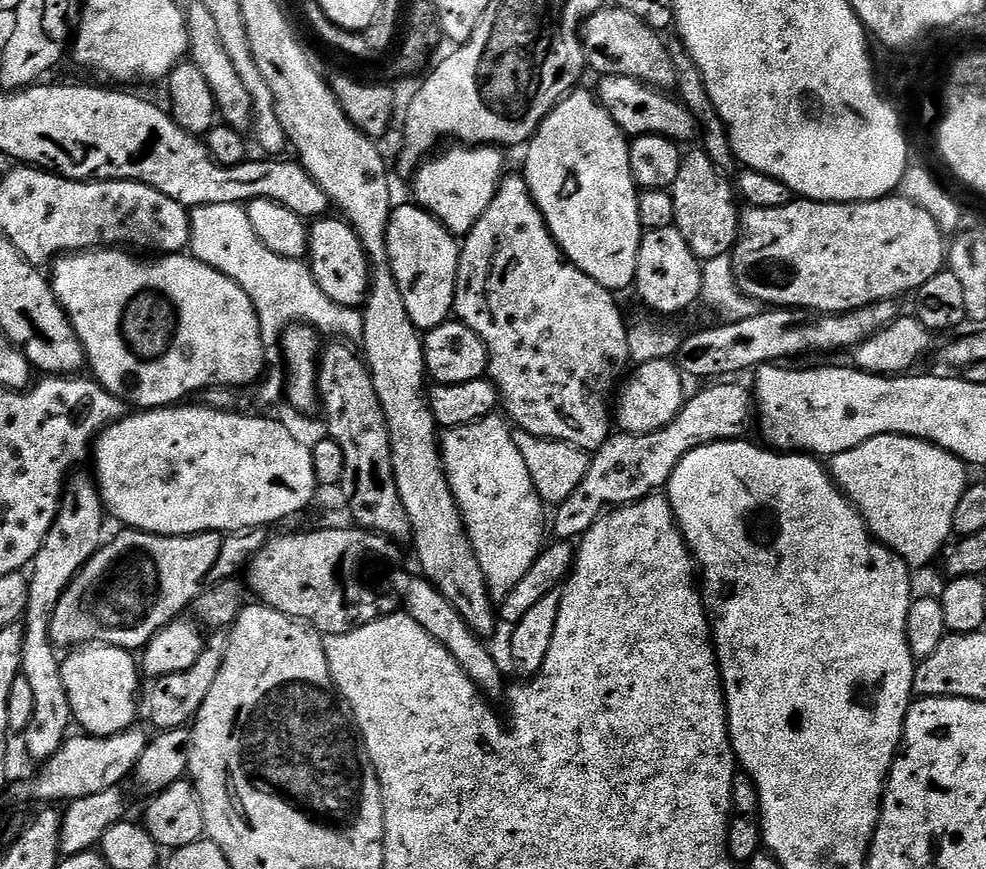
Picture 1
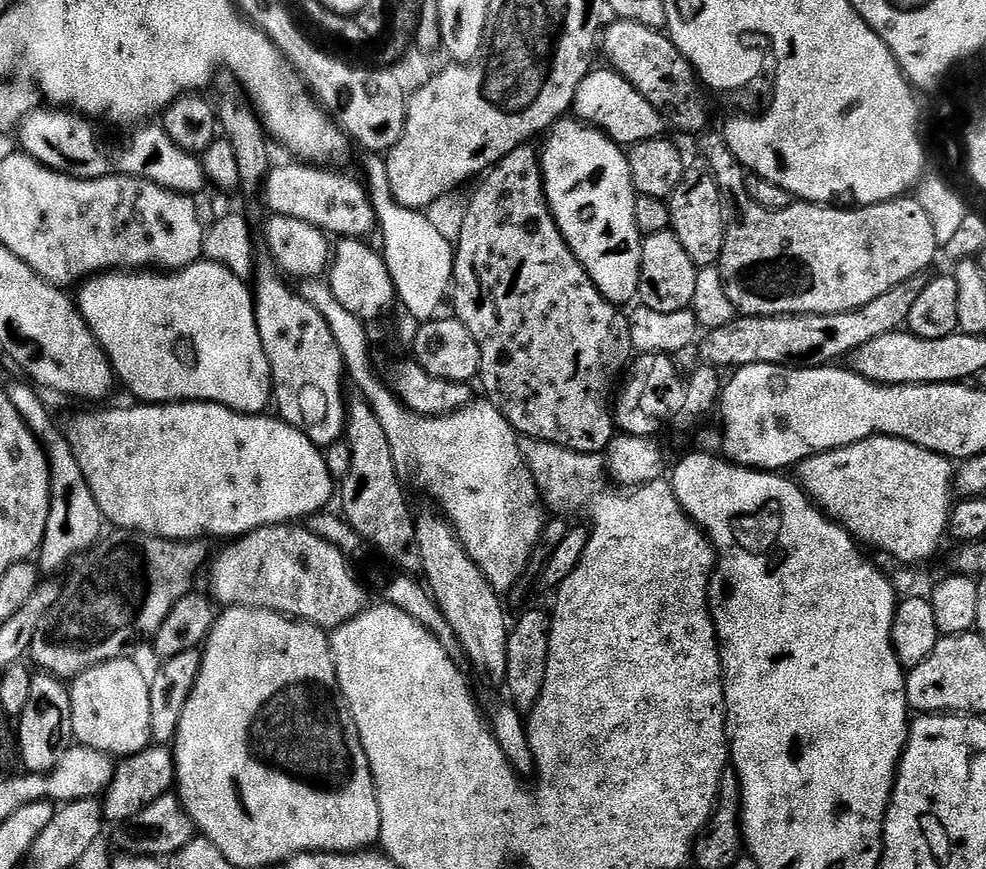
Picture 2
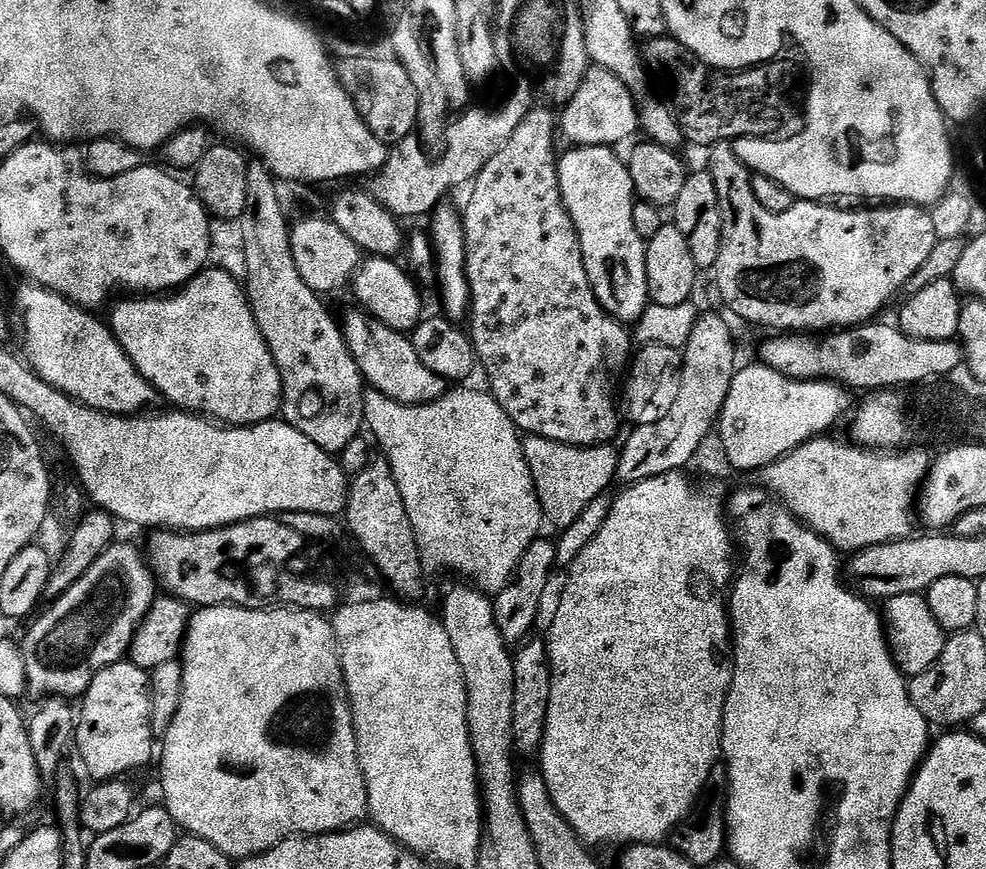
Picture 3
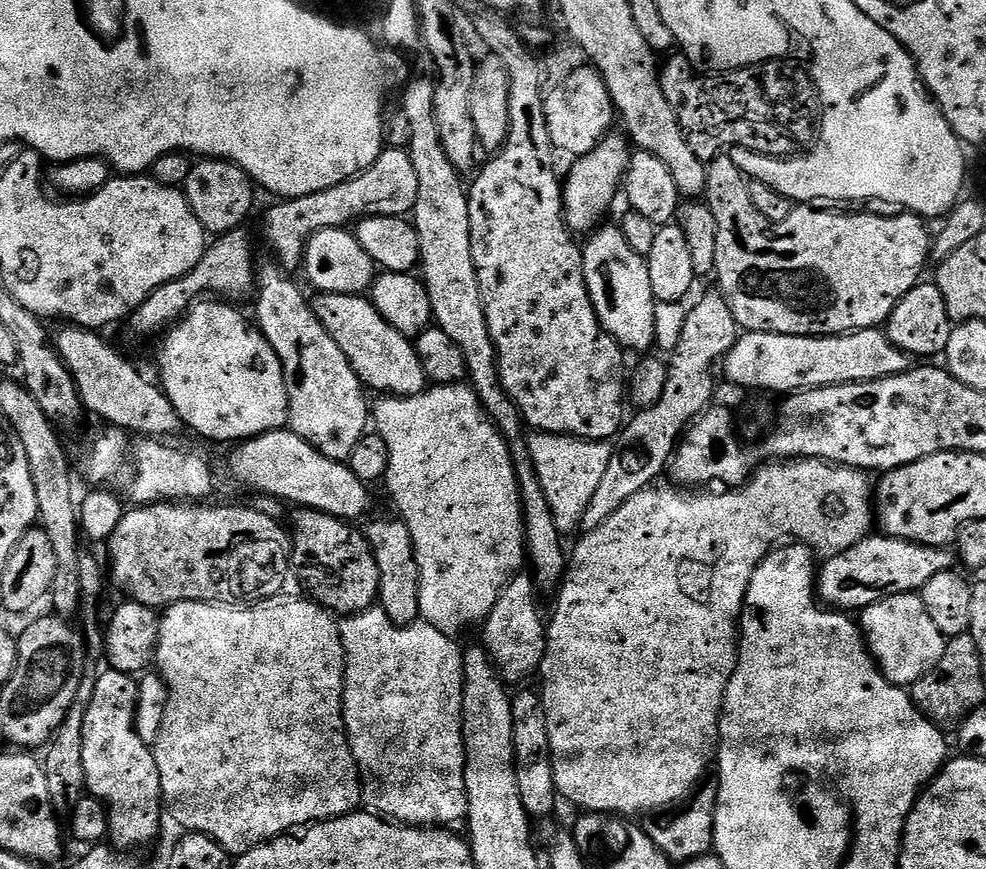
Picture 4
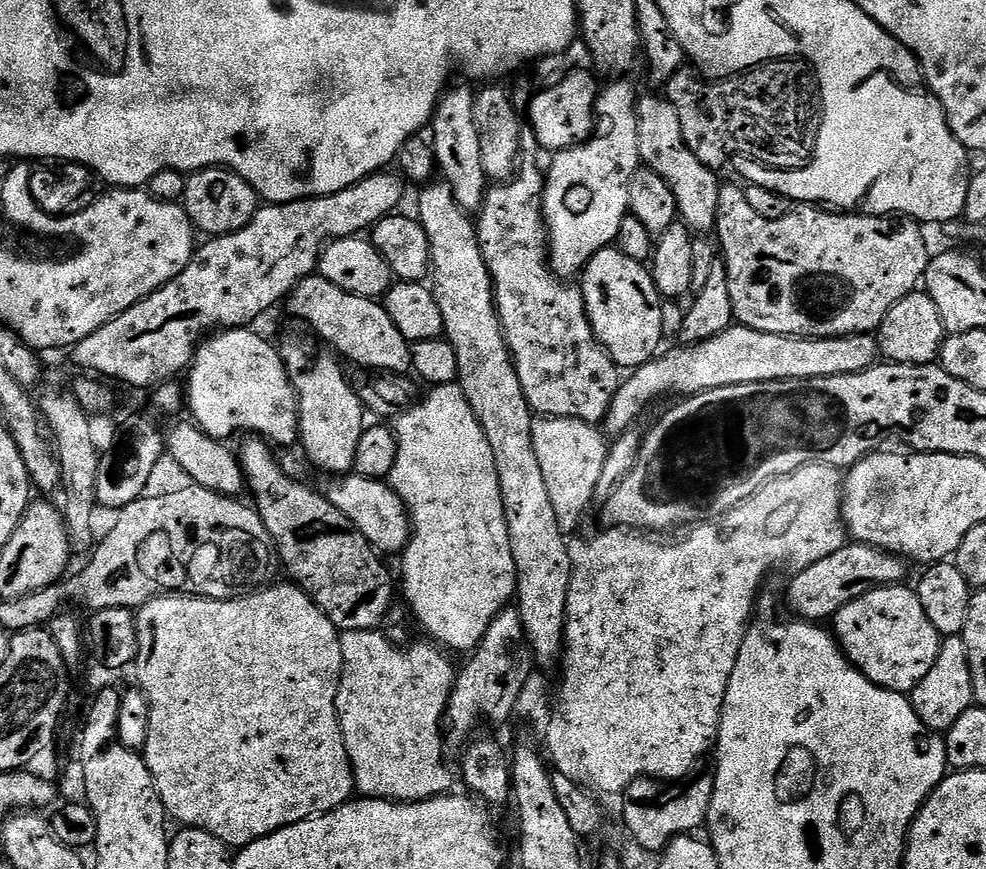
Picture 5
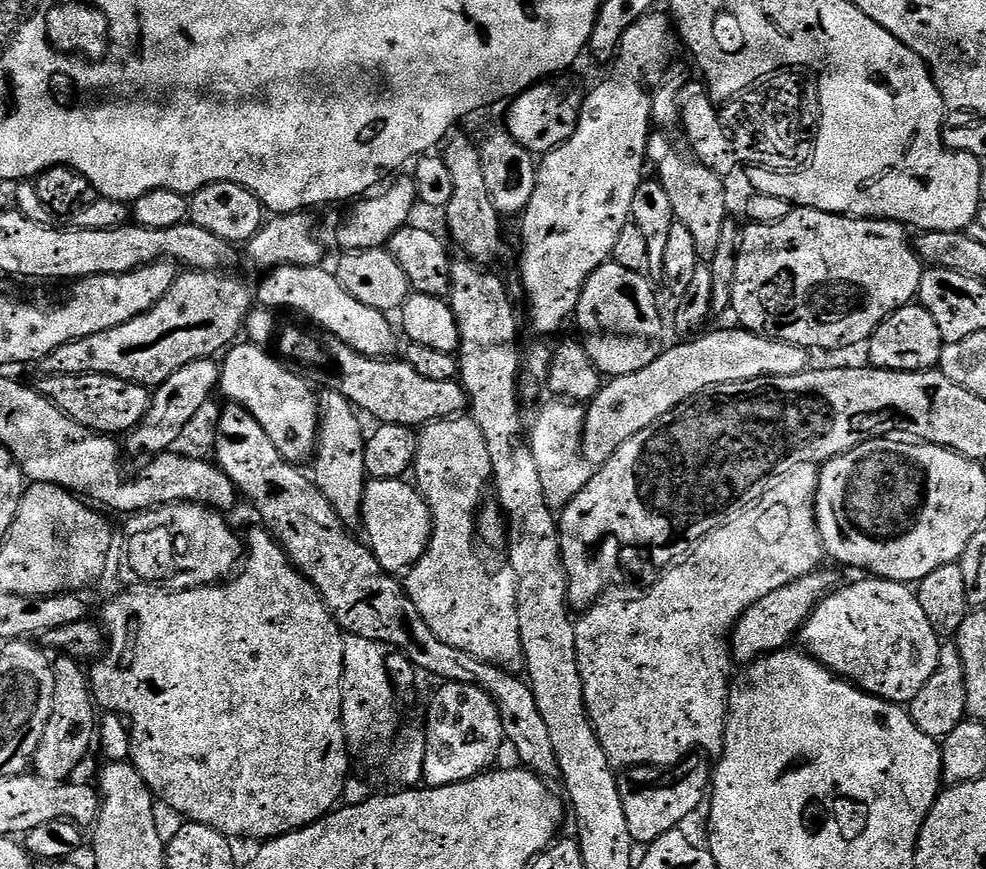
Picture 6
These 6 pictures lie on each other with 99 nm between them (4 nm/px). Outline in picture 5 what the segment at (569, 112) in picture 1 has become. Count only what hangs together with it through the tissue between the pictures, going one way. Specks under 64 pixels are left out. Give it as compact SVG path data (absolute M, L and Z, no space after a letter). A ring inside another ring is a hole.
M615 246L604 248L585 266L582 273L582 291L588 321L598 338L598 342L610 354L610 358L621 370L635 370L655 360L661 351L660 343L666 340L663 328L663 303L660 291L652 280L651 271L645 265L626 258Z

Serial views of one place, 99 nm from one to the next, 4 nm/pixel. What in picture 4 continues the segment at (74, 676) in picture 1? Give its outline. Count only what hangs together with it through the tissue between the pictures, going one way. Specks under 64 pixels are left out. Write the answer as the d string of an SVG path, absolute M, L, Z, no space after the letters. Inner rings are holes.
M104 670L96 676L96 685L94 686L94 694L90 698L90 706L86 710L86 718L82 722L82 770L86 770L86 782L84 783L87 795L94 797L96 800L102 801L108 810L108 836L111 843L120 850L132 850L128 848L144 848L156 835L160 832L160 812L162 816L162 782L158 774L158 762L156 761L156 753L146 742L142 742L142 738L138 738L138 730L136 729L136 703L138 702L138 690L140 689L137 677L127 672L113 672Z

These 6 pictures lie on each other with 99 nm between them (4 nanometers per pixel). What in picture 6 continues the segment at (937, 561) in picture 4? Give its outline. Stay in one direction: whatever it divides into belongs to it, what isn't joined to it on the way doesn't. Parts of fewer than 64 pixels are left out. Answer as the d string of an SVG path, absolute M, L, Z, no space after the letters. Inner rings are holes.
M824 571L811 572L782 586L782 590L773 590L772 593L766 594L766 598L754 602L754 606L750 606L741 614L730 637L732 655L739 663L741 660L741 665L747 666L769 652L787 649L791 645L788 643L797 639L800 629L808 621L817 604L837 587L835 574Z

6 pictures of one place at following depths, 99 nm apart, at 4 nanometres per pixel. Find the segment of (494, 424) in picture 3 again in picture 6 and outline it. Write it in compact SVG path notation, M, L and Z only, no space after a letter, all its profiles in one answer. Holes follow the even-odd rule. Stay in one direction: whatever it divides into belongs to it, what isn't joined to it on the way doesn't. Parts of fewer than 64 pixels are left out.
M464 414L450 420L436 420L433 424L423 425L419 429L416 442L415 472L415 487L428 503L428 509L432 515L432 541L428 544L426 554L422 554L420 561L408 569L406 575L403 577L402 583L404 589L408 591L408 597L418 606L418 614L422 614L422 618L426 618L426 626L430 626L430 630L434 630L434 634L442 642L446 642L450 646L458 646L458 650L466 650L466 654L470 654L471 656L481 656L484 660L490 661L491 664L501 666L519 665L523 661L524 651L522 650L522 642L518 634L518 606L516 605L516 599L518 598L518 578L514 574L514 570L507 566L501 566L501 568L496 569L487 568L484 565L483 558L480 557L479 550L476 549L476 544L478 545L478 513L482 507L482 501L485 499L485 497L483 498L484 487L489 487L492 478L490 450L486 450L486 438L482 438L482 430L478 430L475 422Z

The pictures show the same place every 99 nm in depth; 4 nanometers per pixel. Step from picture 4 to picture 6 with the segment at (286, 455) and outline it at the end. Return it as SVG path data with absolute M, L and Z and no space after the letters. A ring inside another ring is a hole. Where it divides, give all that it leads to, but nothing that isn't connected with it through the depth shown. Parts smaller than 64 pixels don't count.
M369 479L364 488L362 532L366 543L387 572L407 573L426 554L432 541L432 515L428 503L407 479ZM368 535L368 536L367 536Z

